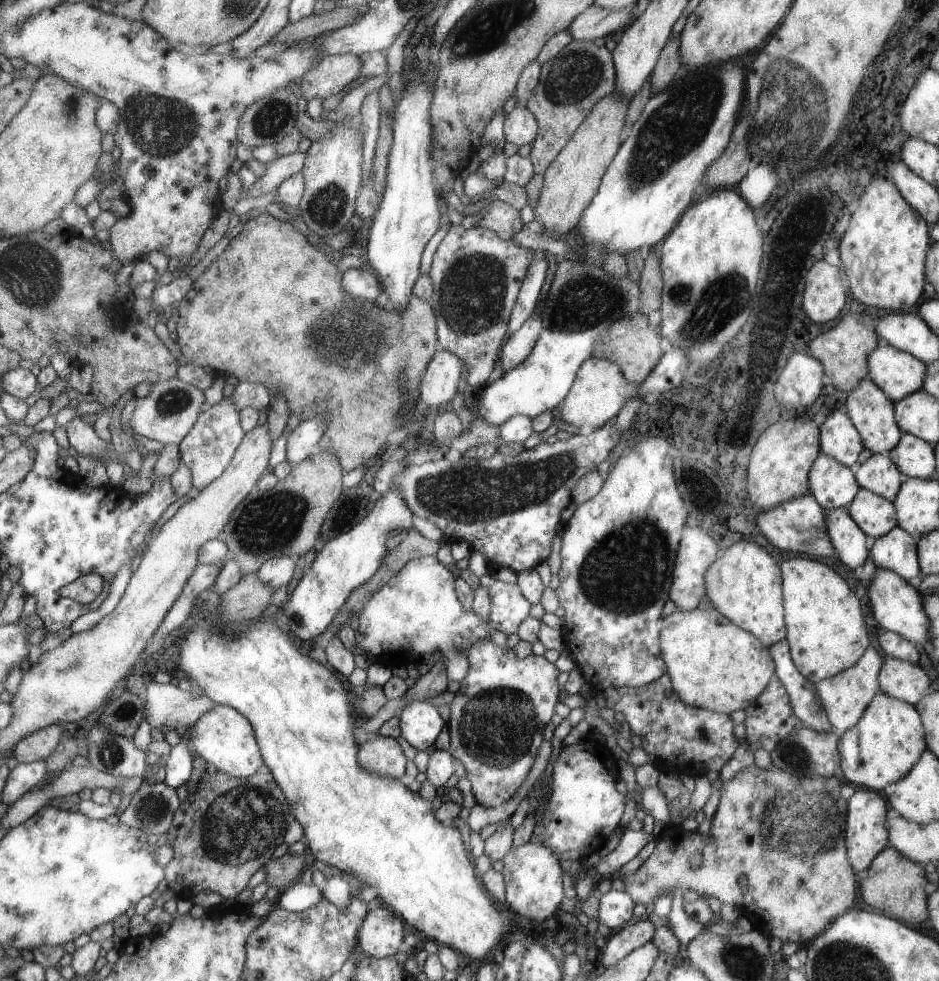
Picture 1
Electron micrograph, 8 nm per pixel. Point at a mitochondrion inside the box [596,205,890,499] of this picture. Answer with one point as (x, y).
(722, 294)

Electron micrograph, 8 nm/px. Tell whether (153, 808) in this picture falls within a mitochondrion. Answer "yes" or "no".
yes

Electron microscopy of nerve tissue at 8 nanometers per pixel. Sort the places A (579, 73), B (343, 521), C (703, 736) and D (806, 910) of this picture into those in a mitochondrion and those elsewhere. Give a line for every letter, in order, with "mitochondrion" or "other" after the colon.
A: mitochondrion
B: other
C: mitochondrion
D: other

